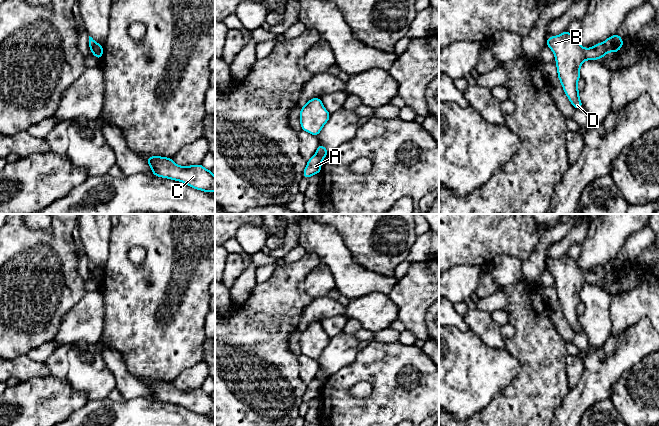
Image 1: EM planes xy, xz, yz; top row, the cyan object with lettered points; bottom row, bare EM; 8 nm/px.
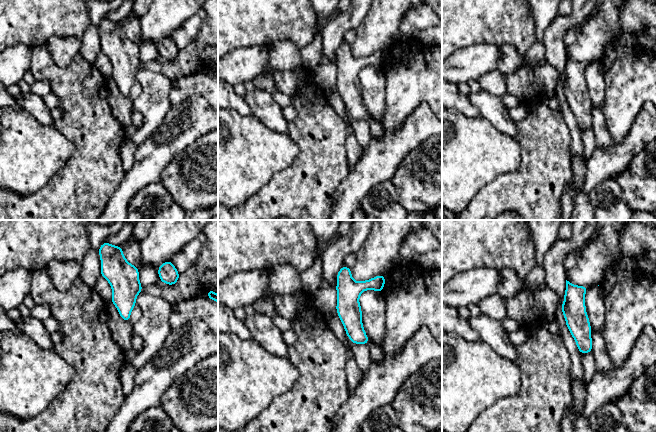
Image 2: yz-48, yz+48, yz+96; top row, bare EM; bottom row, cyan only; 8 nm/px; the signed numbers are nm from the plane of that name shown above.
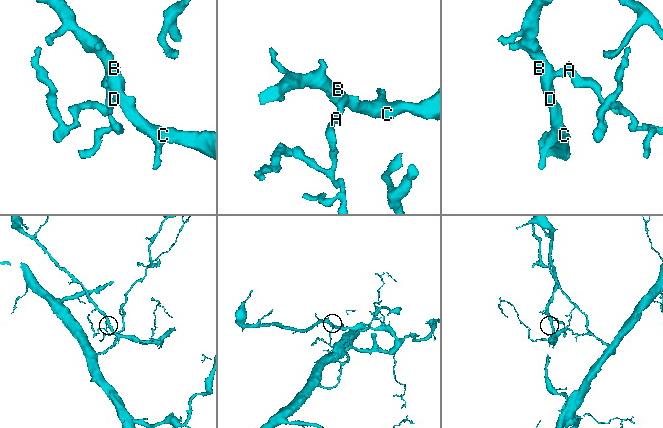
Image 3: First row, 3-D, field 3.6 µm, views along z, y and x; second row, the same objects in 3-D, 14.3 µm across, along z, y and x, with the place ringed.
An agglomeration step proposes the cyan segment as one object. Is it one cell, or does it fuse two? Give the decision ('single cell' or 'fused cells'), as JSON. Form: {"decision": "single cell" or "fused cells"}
{"decision": "fused cells"}

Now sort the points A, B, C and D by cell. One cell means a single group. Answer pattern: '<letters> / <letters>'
A / B C D

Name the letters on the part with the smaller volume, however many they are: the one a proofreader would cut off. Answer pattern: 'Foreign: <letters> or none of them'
Foreign: B, C, D

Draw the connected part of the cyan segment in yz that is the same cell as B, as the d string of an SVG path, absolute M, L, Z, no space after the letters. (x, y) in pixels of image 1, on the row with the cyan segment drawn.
M567 30L558 36L547 38L546 45L554 53L557 77L569 101L575 109L584 107L577 88L578 80L581 78L579 70L584 61L605 57L608 50L603 43L597 43L592 48L583 48L576 36Z

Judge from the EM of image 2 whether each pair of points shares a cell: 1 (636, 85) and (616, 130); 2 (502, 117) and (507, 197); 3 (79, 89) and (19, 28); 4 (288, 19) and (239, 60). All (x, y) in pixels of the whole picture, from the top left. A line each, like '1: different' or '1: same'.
1: same
2: different
3: different
4: different

